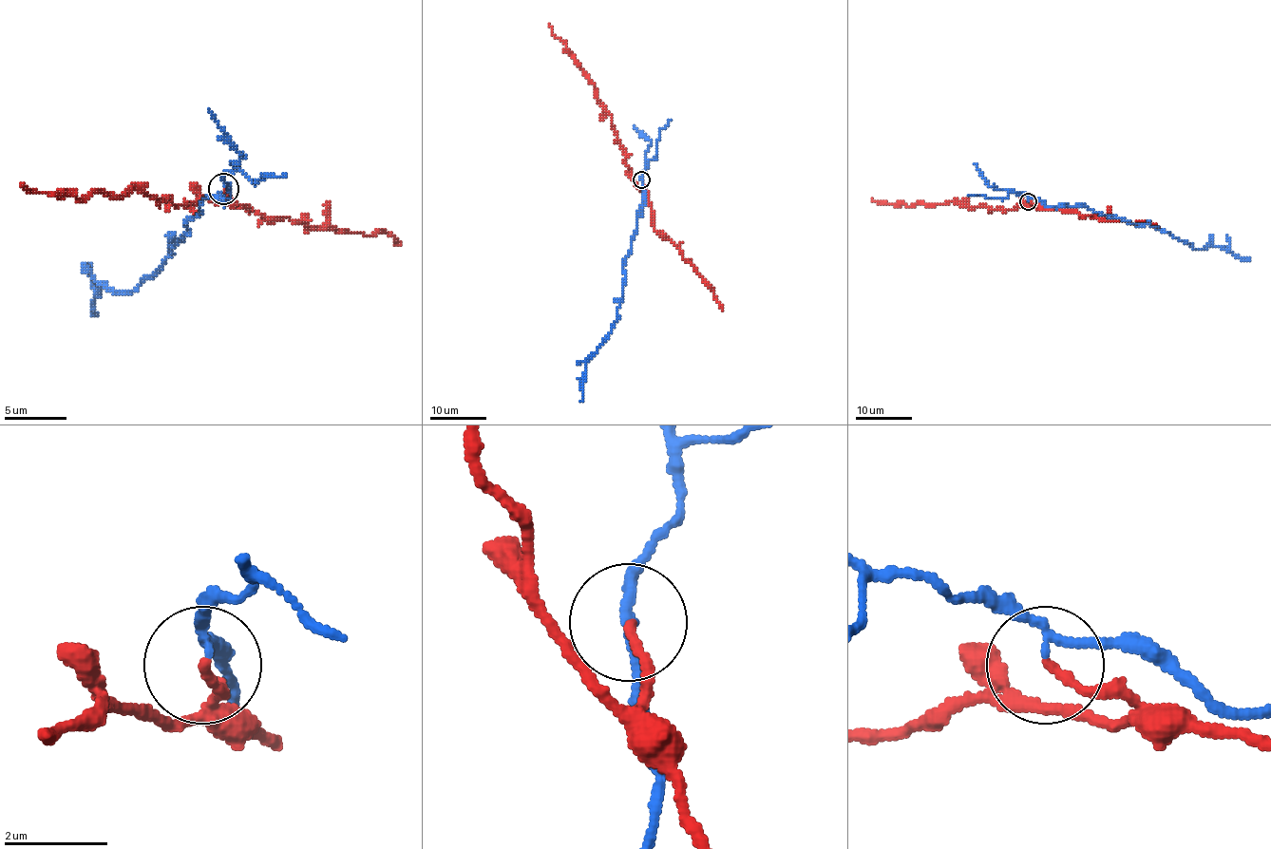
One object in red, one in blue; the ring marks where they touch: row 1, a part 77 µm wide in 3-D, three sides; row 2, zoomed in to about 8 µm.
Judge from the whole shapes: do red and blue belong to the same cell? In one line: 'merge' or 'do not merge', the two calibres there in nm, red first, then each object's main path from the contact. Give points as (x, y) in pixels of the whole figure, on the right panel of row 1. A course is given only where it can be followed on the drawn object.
do not merge; calibres 160 and 120 nm; course red (1029, 201), (1037, 207), (1017, 204), (1010, 209), (980, 206), (969, 209), (951, 201), (894, 204), (871, 198); course blue (1029, 200), (1040, 198), (1047, 206), (1087, 206), (1109, 217), (1150, 224), (1195, 249), (1229, 249), (1250, 260)

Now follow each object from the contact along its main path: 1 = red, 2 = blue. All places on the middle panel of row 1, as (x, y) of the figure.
1: (642, 180), (640, 189), (625, 161), (625, 149), (619, 143), (611, 114), (599, 103), (594, 83), (548, 23)
2: (642, 180), (645, 206), (625, 260), (617, 319), (586, 364), (580, 402)

